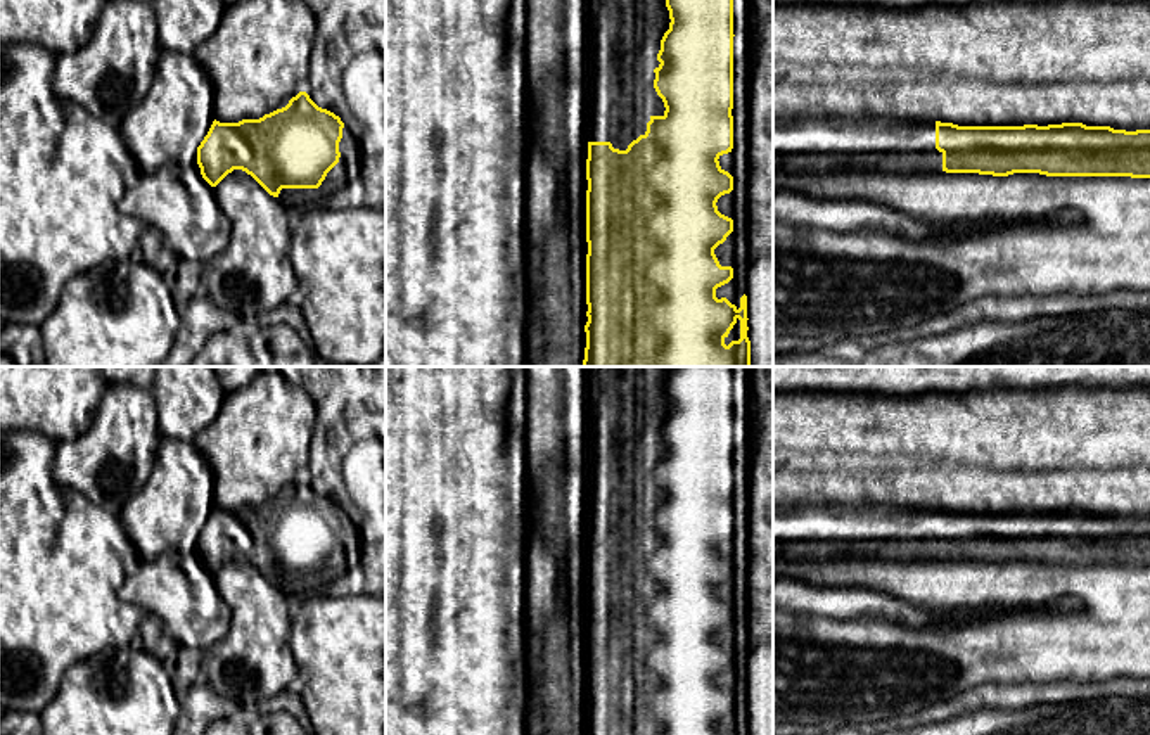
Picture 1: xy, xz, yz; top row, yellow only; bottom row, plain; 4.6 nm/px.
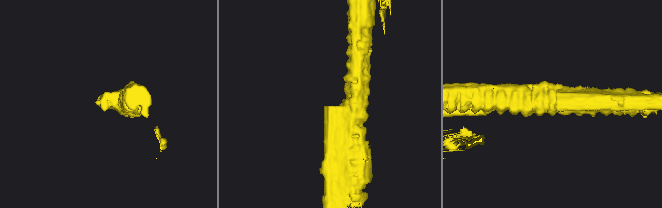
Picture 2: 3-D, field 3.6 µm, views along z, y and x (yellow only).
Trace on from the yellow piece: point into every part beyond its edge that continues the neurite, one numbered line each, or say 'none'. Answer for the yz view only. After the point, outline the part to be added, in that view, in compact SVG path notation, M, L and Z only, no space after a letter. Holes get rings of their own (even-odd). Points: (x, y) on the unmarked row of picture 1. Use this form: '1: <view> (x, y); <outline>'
1: yz (801, 535); M892 505L773 507L773 557L827 564L837 557L941 560L934 508Z

